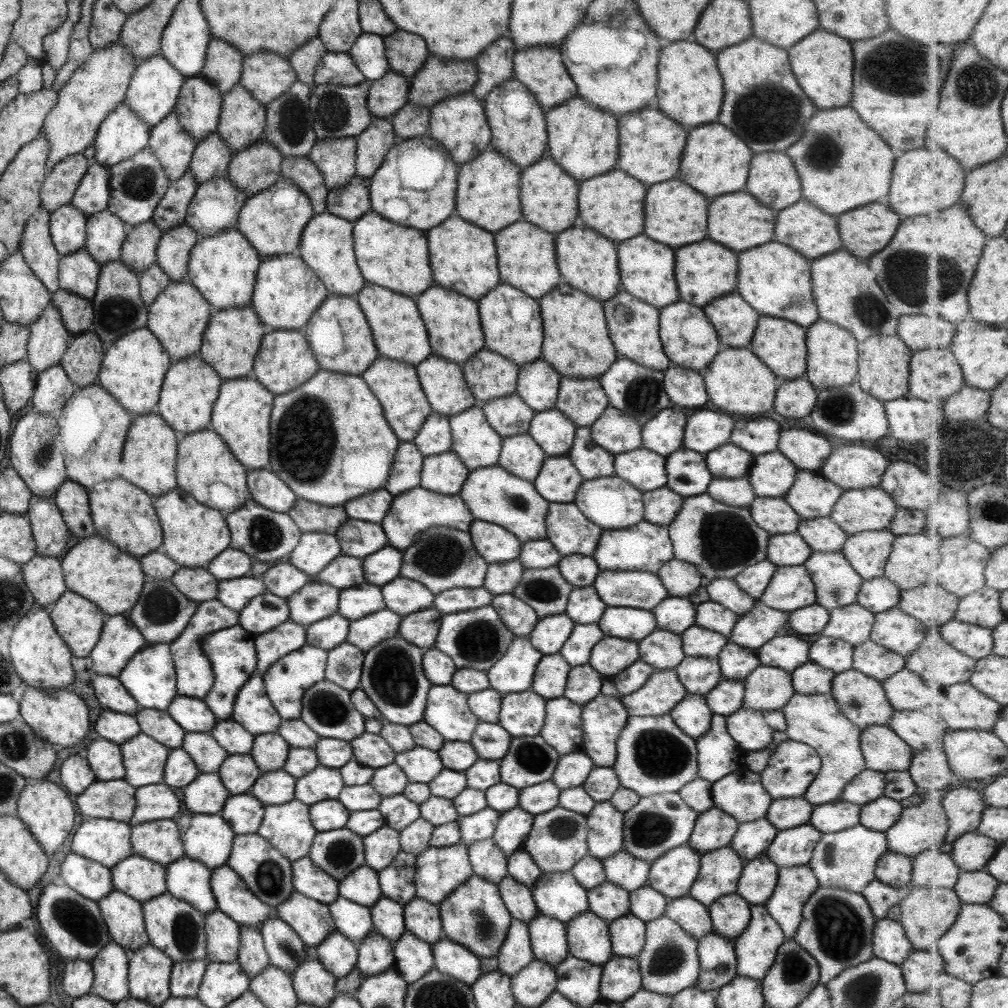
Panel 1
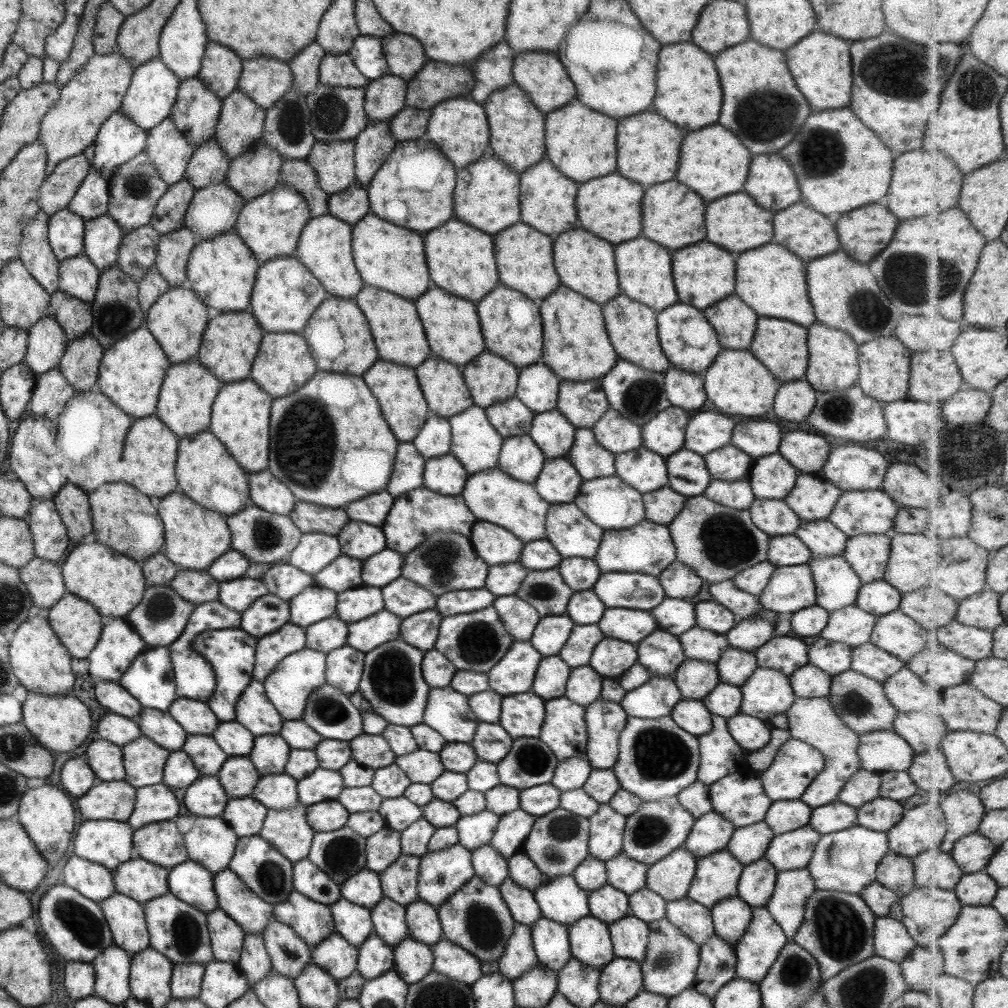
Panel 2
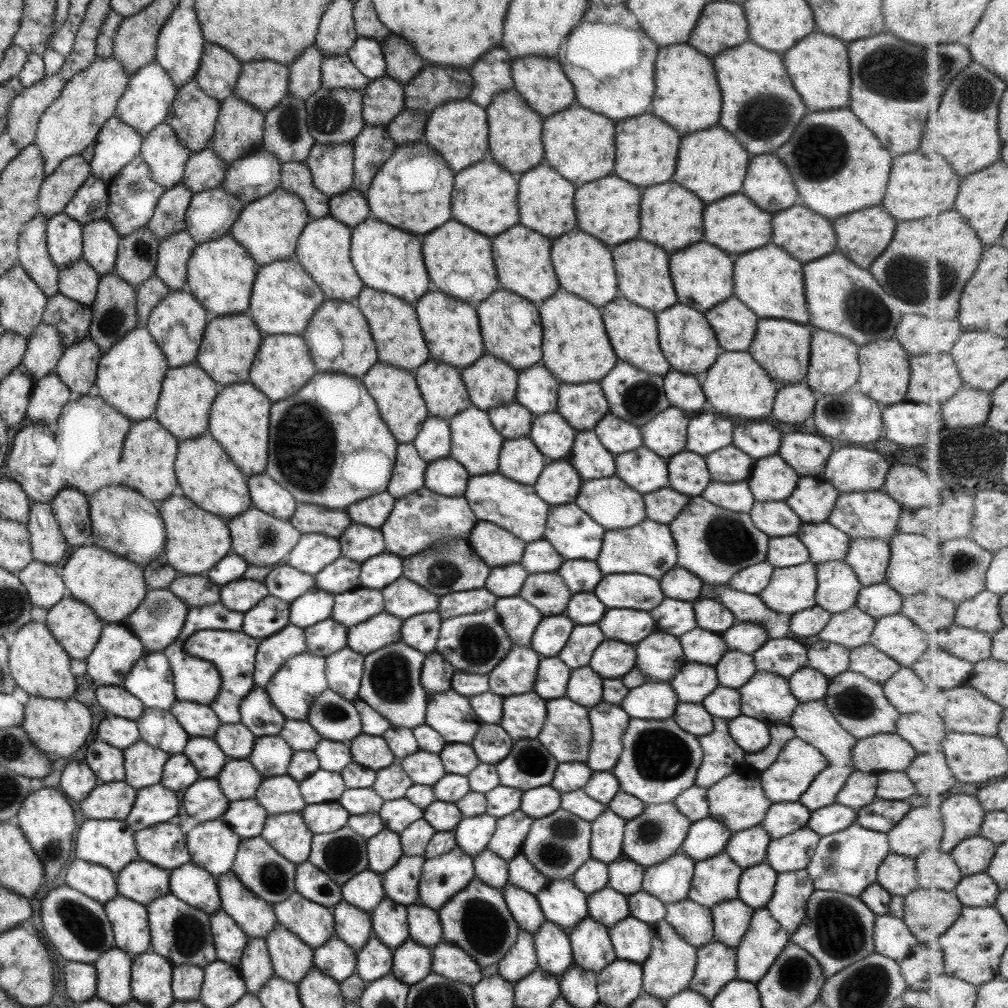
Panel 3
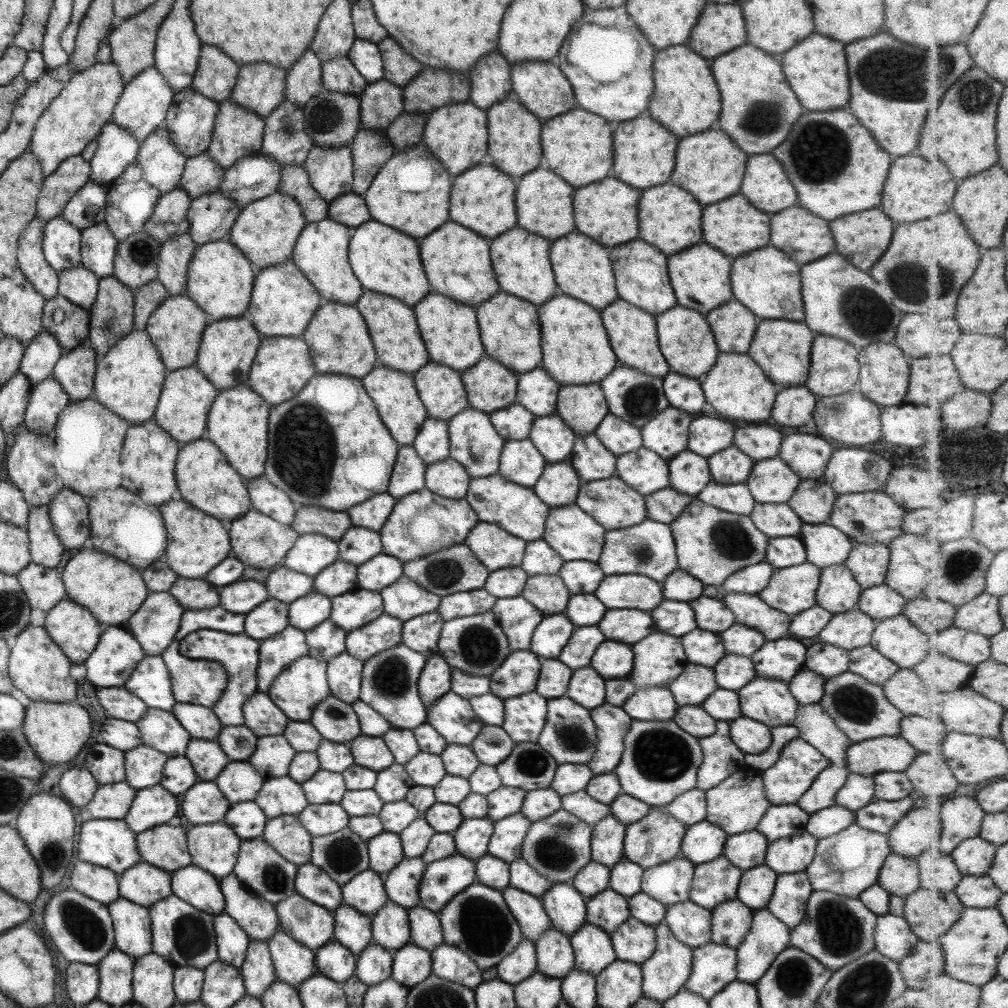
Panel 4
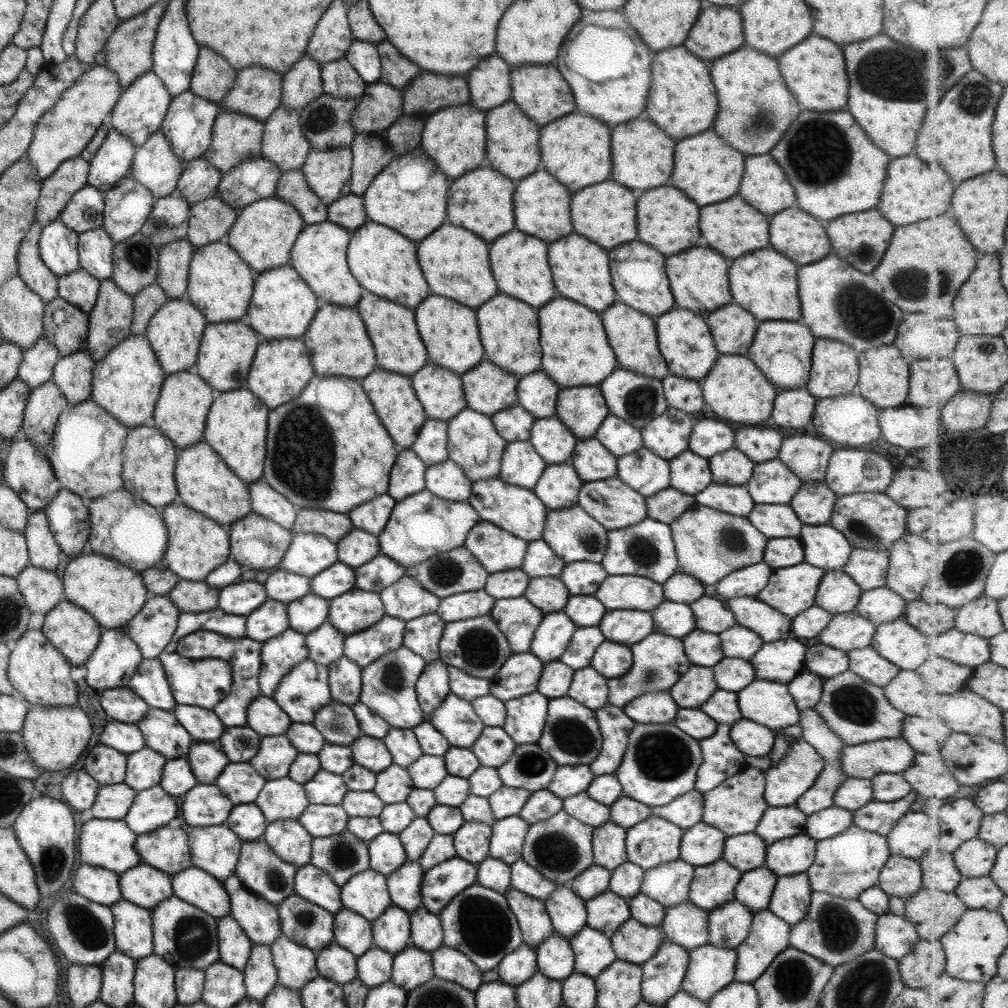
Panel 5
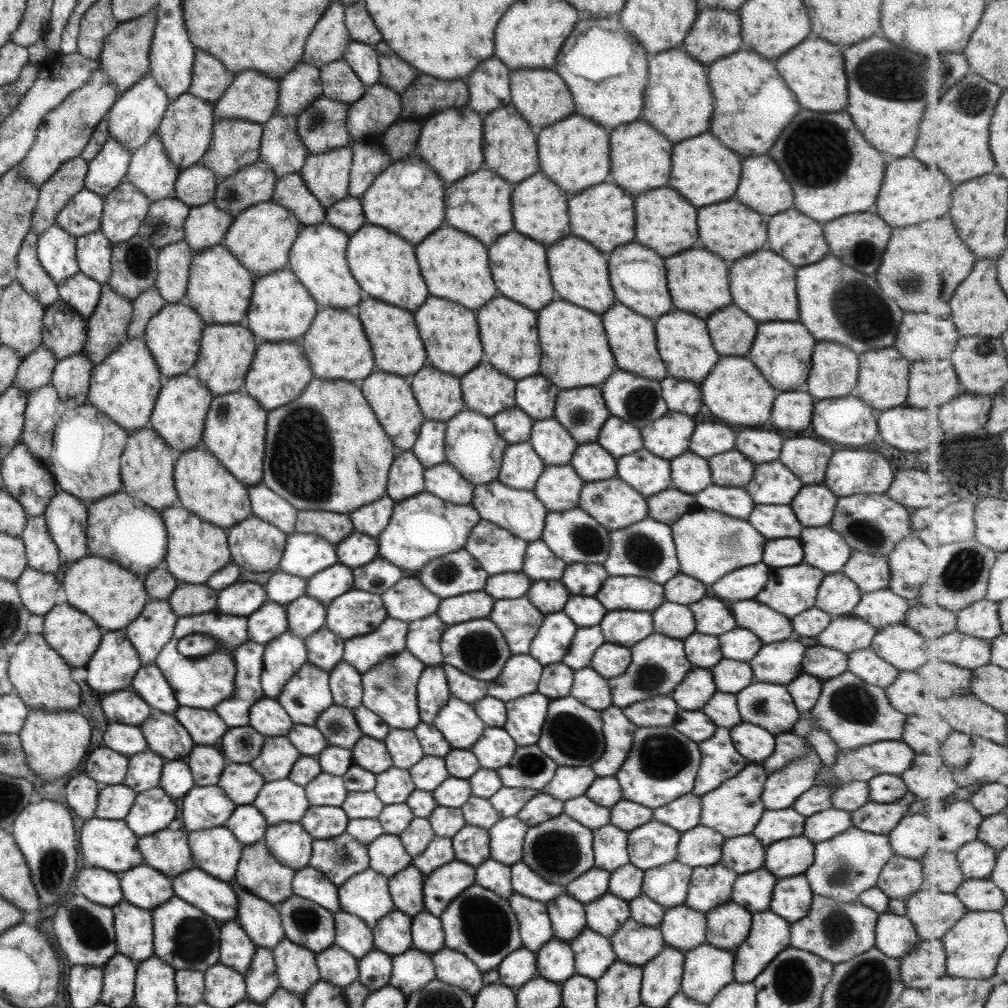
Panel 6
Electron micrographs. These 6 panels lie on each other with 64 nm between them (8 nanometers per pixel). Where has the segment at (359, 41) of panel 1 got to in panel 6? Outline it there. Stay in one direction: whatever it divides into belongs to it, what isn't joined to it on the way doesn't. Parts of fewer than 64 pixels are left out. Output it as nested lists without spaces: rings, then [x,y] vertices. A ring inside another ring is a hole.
[[[351,41],[342,59],[365,87],[378,82],[378,60],[374,47]]]

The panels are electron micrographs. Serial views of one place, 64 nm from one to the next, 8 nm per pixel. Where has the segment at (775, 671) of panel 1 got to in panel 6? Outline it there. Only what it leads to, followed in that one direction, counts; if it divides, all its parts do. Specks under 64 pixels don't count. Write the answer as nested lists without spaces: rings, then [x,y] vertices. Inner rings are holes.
[[[752,682],[734,695],[740,720],[772,735],[791,732],[798,721],[799,714],[786,686]]]

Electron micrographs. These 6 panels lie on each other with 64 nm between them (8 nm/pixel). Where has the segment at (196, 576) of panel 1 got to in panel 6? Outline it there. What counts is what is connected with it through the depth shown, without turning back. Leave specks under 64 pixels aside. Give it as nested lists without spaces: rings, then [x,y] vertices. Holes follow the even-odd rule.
[[[180,582],[172,590],[168,602],[175,616],[194,616],[209,612],[215,608],[217,594],[205,584],[187,584]]]

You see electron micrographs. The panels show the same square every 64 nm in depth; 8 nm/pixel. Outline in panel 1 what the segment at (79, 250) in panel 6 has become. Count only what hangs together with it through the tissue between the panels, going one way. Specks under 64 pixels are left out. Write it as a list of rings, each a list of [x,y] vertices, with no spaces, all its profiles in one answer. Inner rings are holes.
[[[107,209],[86,217],[82,248],[99,265],[118,260],[128,227]]]

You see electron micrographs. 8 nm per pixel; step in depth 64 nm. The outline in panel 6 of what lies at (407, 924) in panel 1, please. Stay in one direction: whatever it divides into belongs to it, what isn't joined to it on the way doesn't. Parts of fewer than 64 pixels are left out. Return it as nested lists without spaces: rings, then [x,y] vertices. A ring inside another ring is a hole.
[[[420,912],[411,919],[412,948],[432,955],[444,947],[444,932],[439,917]]]

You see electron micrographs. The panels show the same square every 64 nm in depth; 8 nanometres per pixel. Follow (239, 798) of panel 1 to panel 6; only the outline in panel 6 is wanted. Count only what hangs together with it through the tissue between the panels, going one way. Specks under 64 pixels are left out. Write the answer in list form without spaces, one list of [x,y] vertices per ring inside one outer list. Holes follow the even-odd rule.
[[[245,804],[234,807],[225,826],[243,847],[263,840],[268,824],[252,804]]]

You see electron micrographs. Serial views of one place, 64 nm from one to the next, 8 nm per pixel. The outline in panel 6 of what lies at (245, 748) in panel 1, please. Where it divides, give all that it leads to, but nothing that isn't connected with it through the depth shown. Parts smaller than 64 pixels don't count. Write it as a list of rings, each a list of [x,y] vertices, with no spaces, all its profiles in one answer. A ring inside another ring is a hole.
[[[247,724],[228,728],[220,738],[220,743],[227,762],[249,764],[261,752],[264,736]]]

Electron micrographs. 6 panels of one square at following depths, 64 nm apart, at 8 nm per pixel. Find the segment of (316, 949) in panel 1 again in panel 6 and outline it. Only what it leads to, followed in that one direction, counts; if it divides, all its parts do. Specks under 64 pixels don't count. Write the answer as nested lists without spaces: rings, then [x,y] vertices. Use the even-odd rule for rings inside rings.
[[[331,945],[315,955],[315,964],[321,981],[344,989],[358,978],[358,959],[342,948]]]

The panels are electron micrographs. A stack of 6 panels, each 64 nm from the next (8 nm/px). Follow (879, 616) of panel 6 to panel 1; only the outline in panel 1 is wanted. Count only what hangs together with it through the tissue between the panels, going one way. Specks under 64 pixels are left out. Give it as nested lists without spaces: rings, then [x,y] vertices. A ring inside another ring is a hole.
[[[879,576],[862,582],[856,597],[856,603],[871,614],[885,612],[897,606],[900,591],[887,578]]]

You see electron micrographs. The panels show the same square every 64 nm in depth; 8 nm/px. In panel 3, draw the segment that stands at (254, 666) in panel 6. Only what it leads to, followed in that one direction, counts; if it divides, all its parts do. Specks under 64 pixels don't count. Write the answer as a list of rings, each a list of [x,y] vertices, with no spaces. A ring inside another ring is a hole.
[[[201,630],[187,636],[182,642],[182,649],[189,656],[214,664],[221,677],[219,692],[215,700],[209,704],[220,724],[237,724],[240,722],[240,702],[255,685],[252,674],[258,641],[258,639],[251,638],[240,631]]]

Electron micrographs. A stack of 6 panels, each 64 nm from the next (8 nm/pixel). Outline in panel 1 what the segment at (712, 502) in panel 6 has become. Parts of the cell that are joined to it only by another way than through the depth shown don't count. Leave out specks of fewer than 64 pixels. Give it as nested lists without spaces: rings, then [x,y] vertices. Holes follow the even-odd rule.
[[[711,480],[705,492],[713,501],[720,504],[747,508],[754,498],[749,481],[743,480]]]

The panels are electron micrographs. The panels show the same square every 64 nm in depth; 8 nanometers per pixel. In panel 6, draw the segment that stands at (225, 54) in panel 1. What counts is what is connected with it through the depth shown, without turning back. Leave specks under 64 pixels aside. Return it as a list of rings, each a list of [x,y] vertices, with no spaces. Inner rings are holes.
[[[196,49],[187,93],[214,103],[225,92],[233,78],[234,76],[207,52],[199,52]]]

